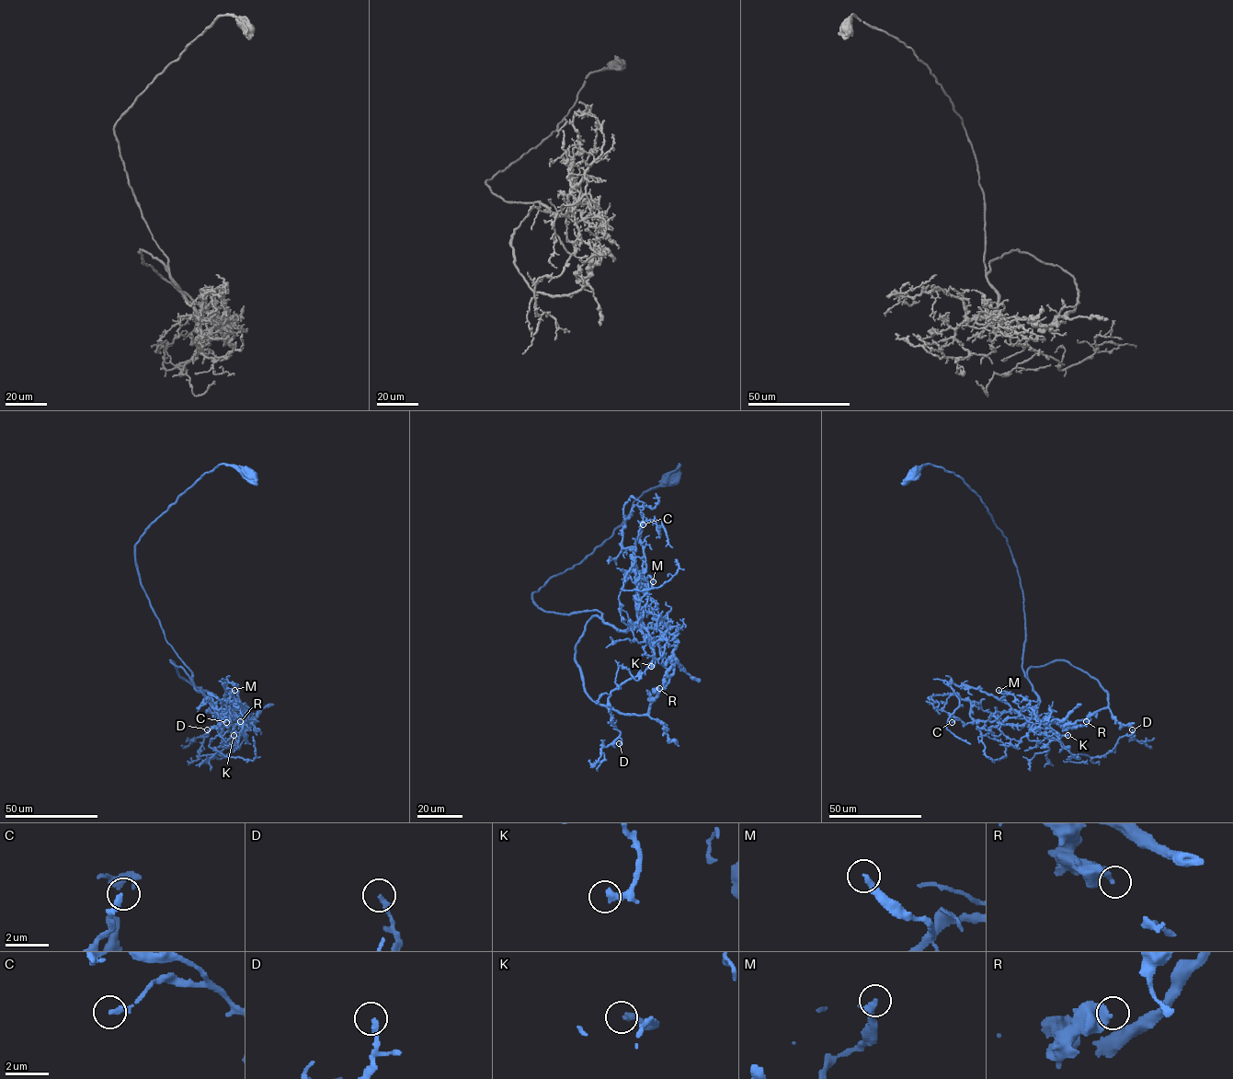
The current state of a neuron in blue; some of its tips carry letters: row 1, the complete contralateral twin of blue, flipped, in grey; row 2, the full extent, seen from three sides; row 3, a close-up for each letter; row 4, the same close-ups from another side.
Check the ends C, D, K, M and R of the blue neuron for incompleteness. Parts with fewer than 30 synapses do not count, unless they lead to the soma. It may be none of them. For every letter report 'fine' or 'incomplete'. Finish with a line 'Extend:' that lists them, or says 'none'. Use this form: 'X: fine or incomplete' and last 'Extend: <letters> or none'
C: fine
D: fine
K: incomplete
M: fine
R: fine
Extend: K

